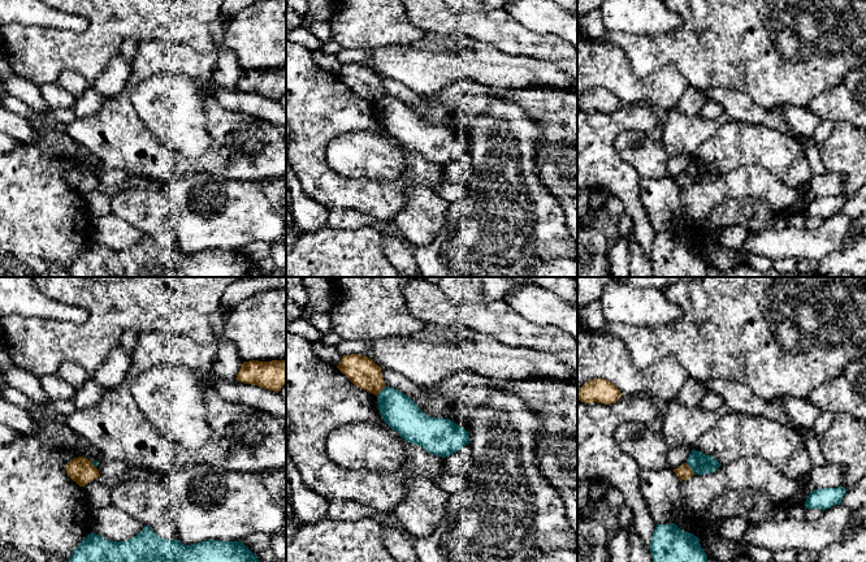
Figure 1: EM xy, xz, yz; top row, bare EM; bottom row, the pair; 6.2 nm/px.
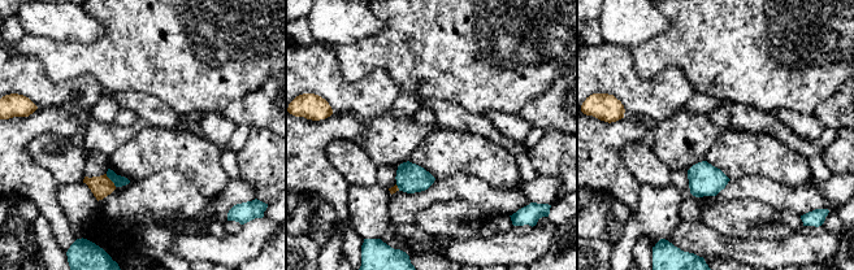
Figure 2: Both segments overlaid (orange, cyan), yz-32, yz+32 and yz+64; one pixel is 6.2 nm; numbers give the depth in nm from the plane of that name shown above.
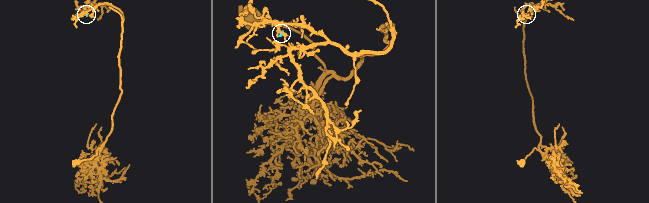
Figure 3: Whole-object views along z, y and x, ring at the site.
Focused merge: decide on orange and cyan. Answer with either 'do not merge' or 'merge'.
do not merge

